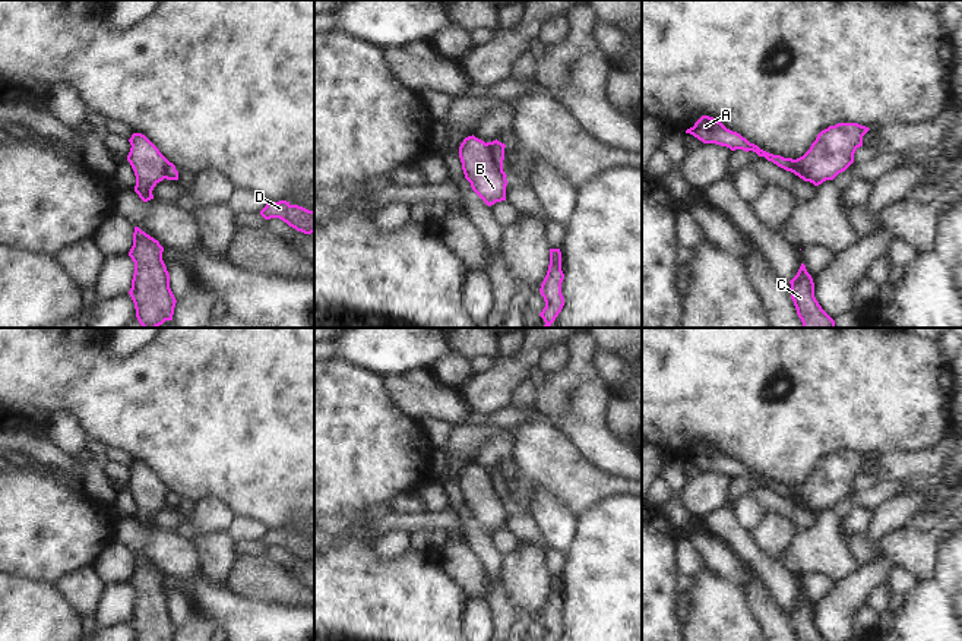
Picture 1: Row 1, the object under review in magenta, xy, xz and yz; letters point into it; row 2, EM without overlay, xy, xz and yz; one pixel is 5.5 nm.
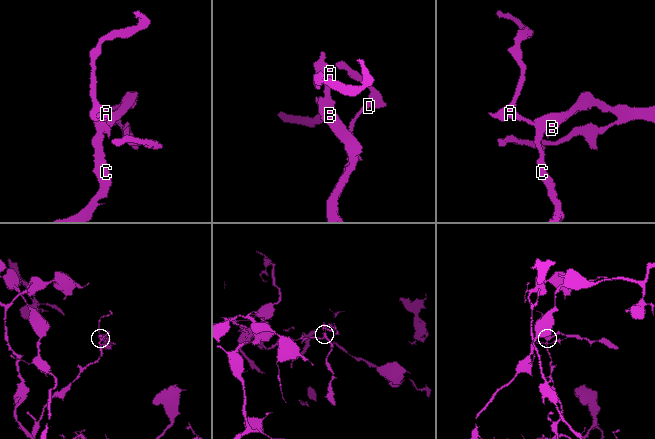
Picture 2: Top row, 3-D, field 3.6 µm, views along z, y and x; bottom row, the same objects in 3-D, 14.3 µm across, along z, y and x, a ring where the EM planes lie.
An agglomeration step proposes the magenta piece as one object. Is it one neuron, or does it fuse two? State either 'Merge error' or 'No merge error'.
Merge error.

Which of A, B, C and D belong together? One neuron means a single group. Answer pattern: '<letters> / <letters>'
A / B C D

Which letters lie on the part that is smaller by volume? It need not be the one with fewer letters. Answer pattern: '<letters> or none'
A

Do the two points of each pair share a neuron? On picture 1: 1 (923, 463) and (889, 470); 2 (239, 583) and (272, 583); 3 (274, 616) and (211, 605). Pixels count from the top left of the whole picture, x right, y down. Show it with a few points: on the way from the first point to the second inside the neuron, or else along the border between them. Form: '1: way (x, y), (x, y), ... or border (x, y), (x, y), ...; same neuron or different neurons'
1: way (914, 463), (898, 466); same neuron
2: way (247, 583), (263, 583); same neuron
3: way (258, 616), (234, 616), (227, 610); same neuron

